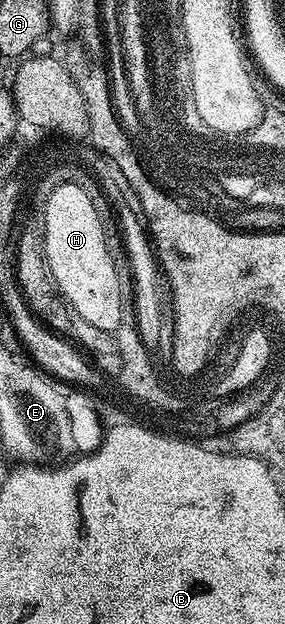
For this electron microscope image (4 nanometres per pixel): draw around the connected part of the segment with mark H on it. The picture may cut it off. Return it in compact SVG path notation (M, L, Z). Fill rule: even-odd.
M81 182L62 183L51 194L47 194L45 217L50 220L50 233L45 237L46 245L46 264L50 266L50 278L54 280L54 286L59 293L70 302L70 307L88 325L96 325L96 329L104 329L114 333L120 325L124 310L122 310L122 290L124 284L119 279L114 279L119 264L114 263L112 248L108 242L107 228L96 217L95 206L90 204L90 198L84 198L84 189Z

